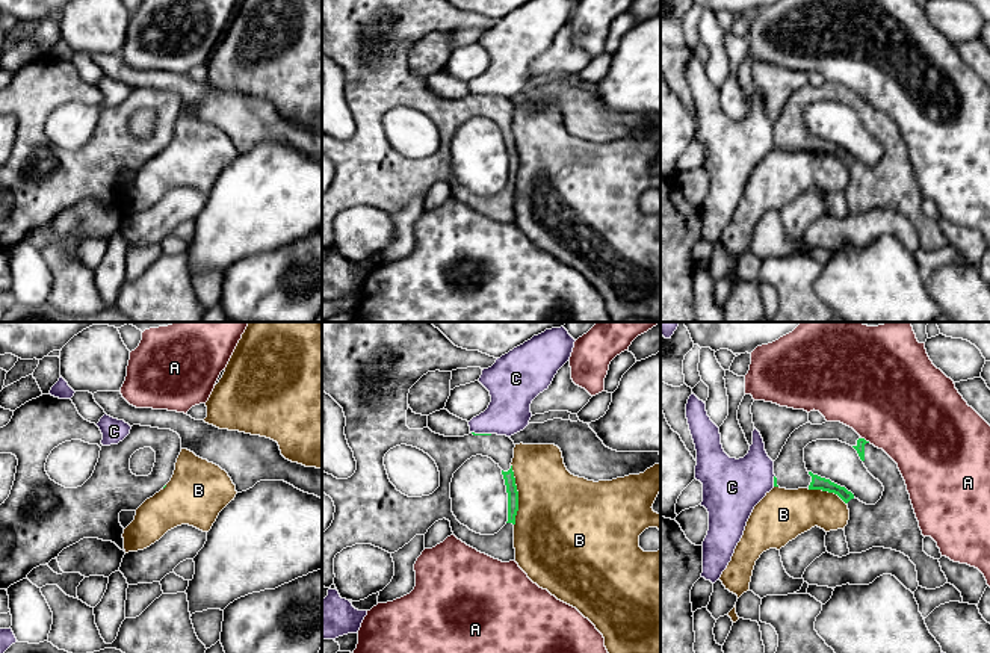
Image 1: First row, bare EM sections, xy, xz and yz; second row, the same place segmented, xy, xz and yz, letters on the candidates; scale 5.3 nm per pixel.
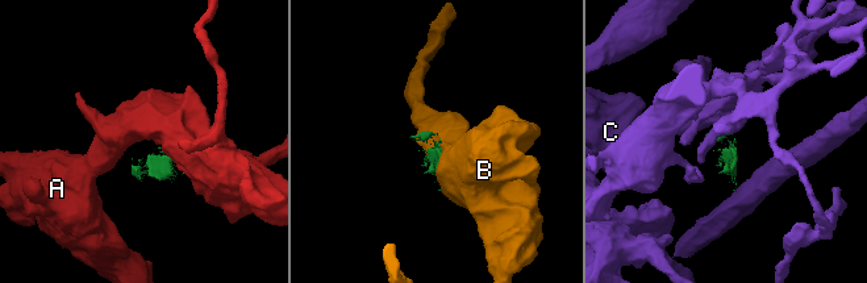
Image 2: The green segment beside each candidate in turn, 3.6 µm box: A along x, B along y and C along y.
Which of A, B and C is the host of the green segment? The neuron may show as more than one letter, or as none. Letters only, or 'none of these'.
none of these

